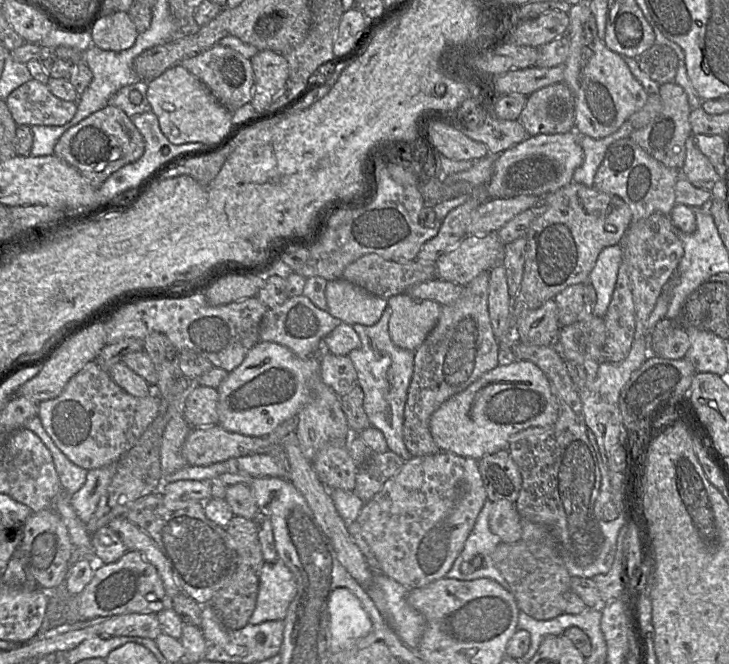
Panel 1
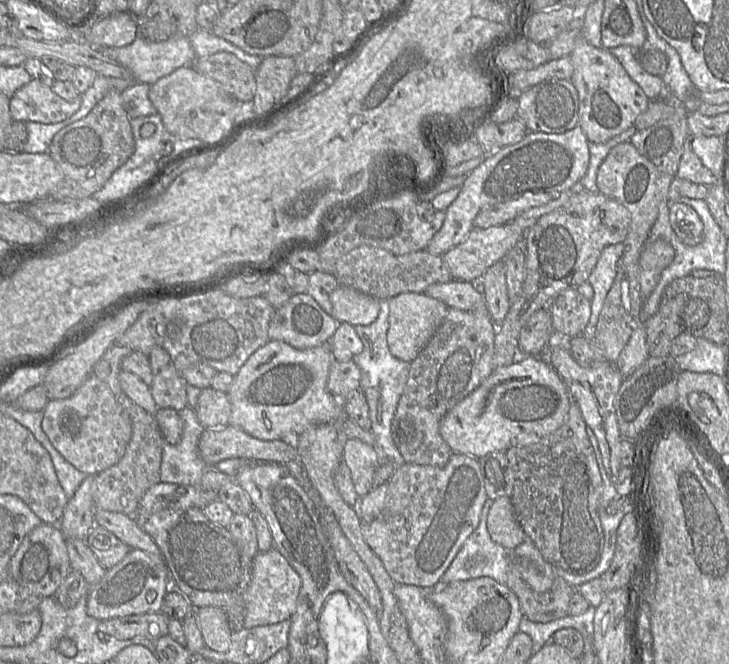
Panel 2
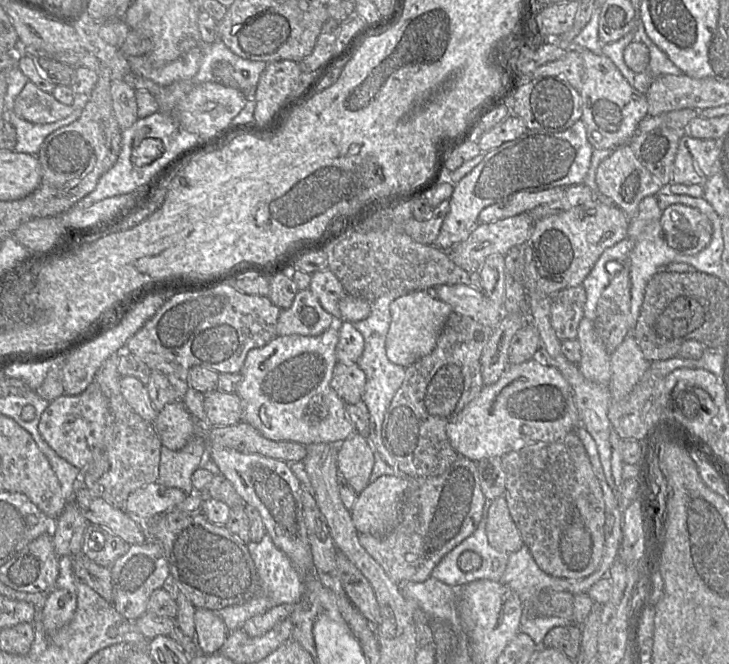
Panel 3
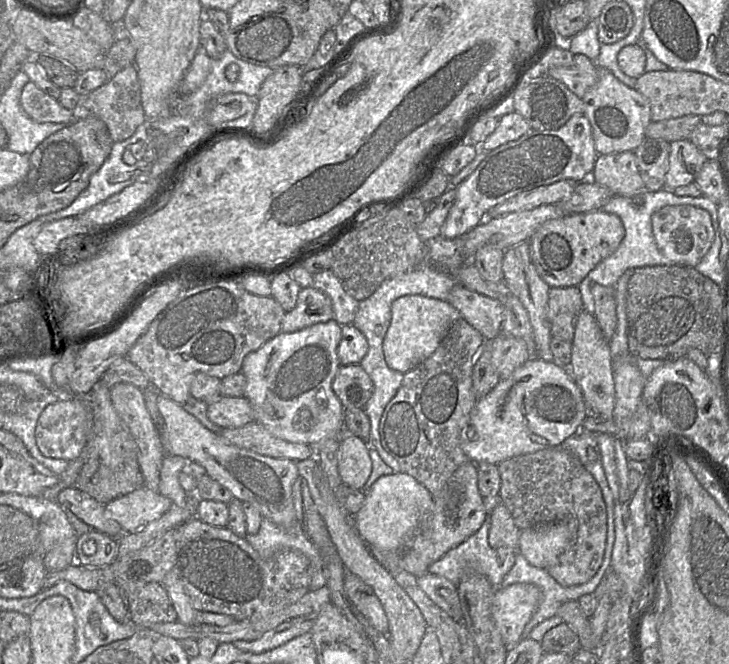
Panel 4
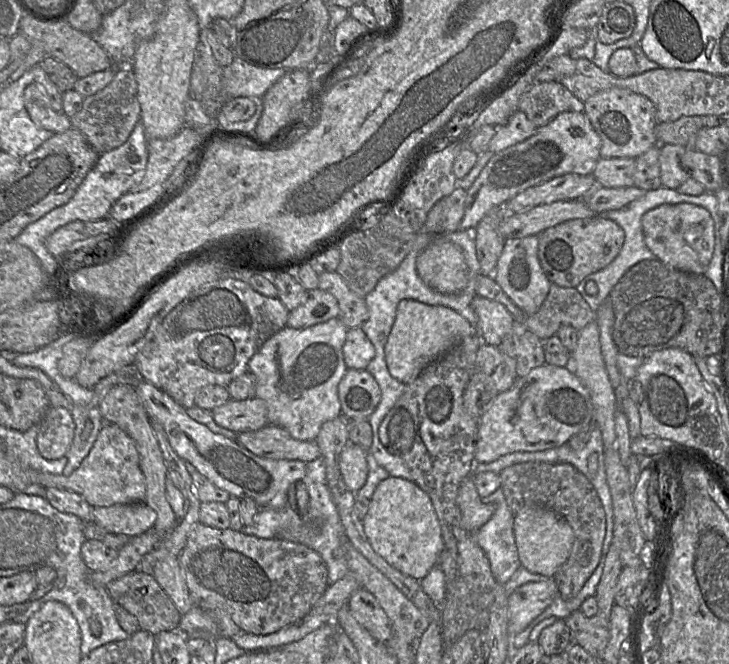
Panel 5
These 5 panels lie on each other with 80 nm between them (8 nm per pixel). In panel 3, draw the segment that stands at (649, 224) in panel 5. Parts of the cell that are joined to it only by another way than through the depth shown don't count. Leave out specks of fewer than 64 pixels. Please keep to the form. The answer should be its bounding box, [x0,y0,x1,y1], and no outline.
[660,204,713,255]

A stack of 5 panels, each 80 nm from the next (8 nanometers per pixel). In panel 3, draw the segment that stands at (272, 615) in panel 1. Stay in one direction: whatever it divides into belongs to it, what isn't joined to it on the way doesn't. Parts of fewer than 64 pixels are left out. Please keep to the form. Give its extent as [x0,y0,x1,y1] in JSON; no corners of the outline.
[216,533,304,631]

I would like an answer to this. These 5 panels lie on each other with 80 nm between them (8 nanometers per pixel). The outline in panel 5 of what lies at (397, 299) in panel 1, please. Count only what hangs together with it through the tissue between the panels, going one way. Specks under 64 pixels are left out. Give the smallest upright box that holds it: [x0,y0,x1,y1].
[384,299,476,384]

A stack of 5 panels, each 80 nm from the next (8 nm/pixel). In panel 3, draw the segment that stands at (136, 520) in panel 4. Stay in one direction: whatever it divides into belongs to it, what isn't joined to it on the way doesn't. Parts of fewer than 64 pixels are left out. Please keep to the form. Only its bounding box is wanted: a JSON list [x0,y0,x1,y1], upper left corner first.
[124,483,187,523]

